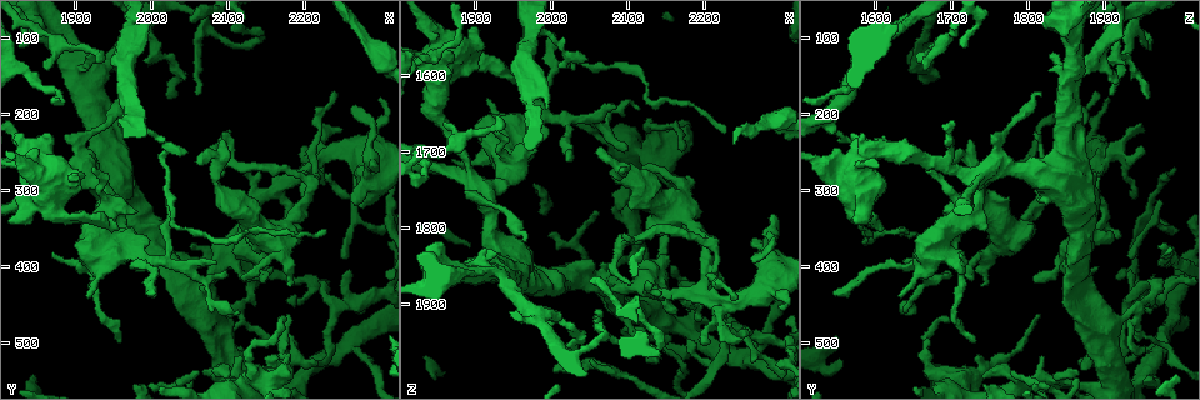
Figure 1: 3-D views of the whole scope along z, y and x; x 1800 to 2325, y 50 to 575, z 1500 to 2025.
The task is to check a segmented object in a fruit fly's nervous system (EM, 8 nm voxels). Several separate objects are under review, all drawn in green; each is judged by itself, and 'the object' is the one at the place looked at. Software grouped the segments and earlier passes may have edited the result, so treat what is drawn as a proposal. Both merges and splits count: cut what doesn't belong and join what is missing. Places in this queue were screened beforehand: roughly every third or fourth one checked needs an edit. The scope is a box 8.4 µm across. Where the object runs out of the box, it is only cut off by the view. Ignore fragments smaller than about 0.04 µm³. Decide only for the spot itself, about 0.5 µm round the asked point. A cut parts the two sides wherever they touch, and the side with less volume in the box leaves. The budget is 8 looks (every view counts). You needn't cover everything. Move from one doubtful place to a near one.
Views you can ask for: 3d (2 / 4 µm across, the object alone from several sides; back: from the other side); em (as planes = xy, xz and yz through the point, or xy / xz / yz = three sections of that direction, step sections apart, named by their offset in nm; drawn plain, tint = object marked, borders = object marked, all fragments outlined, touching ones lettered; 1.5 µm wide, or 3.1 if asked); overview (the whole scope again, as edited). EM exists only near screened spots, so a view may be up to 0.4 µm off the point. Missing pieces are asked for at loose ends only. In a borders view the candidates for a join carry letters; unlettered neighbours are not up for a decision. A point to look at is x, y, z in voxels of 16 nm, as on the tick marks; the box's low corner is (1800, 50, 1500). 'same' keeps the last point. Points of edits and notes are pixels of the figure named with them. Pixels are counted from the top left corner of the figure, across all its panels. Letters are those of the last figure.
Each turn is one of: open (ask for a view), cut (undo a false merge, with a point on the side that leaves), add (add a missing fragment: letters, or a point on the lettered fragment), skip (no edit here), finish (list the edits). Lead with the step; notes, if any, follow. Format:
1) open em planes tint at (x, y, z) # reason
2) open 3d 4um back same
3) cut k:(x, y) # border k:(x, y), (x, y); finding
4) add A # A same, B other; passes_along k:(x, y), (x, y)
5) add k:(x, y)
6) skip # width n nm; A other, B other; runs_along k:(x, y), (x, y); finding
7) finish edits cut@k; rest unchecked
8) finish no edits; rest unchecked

open em planes tint at (2280, 105, 1665) # sudden change in width

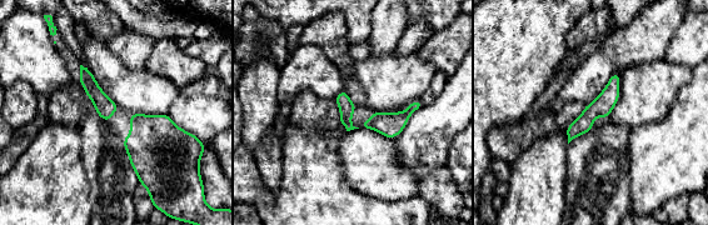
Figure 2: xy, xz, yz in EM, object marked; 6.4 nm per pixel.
open em planes borders same # what lies round it

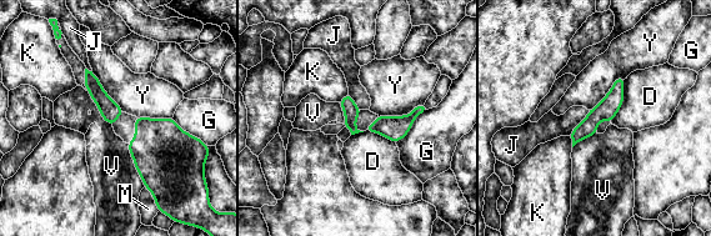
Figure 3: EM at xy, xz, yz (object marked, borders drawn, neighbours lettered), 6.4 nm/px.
skip # width 110 nm; D other, G other, J other, K other, M other, V other, Y other; all the same neuron

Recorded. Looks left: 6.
open 3d 2um at (2080, 395, 1640) # branch stops here

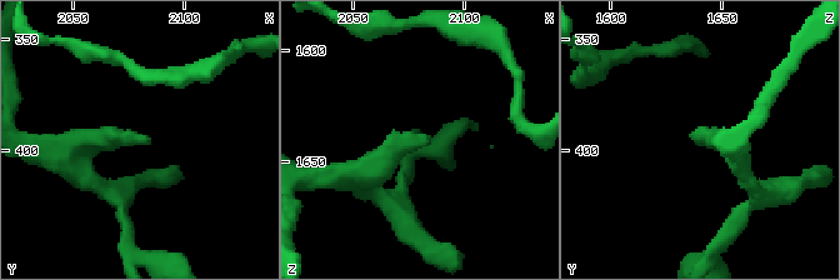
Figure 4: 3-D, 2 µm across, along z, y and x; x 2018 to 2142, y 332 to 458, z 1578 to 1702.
open em xz step 4 borders at (2083, 398, 1638) # now the EM

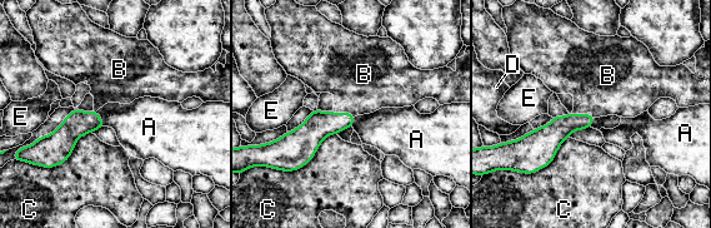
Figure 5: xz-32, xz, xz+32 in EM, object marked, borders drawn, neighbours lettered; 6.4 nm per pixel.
add 5:(362, 79) # A other, B same, C other, D other, E other; passes_along 5:(318, 125), (344, 113), (362, 79); it goes on there

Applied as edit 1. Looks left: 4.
open 3d 4um at (2200, 305, 1825) # arms part here

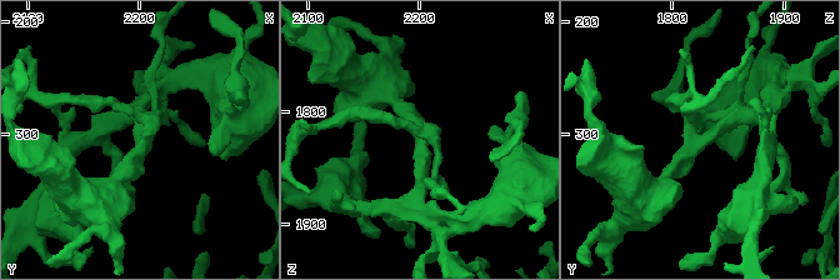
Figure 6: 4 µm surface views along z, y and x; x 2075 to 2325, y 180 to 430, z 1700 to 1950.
open em xy step 8 tint at (2202, 308, 1826) # arms 3; now the EM

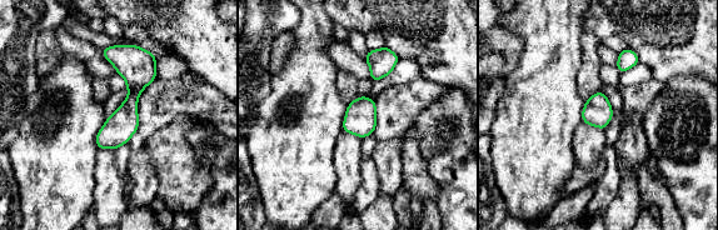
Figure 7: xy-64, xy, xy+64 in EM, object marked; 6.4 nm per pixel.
open em planes borders same

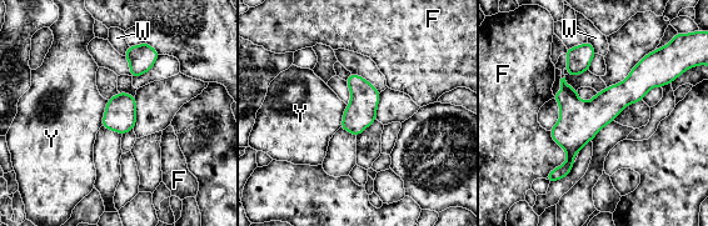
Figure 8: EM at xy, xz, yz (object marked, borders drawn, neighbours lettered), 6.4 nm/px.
skip # width 200 nm; F other, W other, Y other; runs_along 8:(662, 75), (617, 96), (554, 174); one neuron here

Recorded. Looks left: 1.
finish edits add@5; rest unchecked

